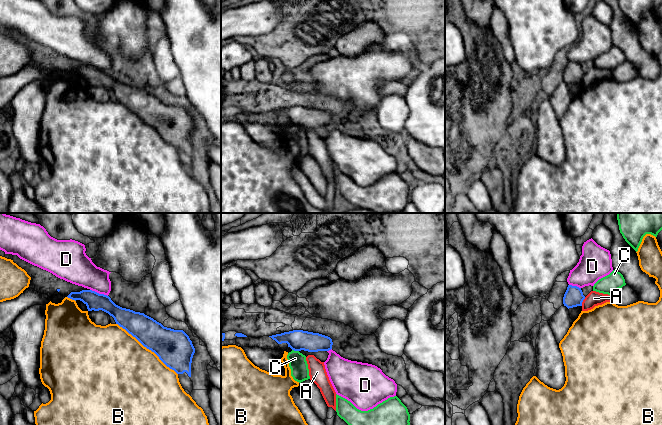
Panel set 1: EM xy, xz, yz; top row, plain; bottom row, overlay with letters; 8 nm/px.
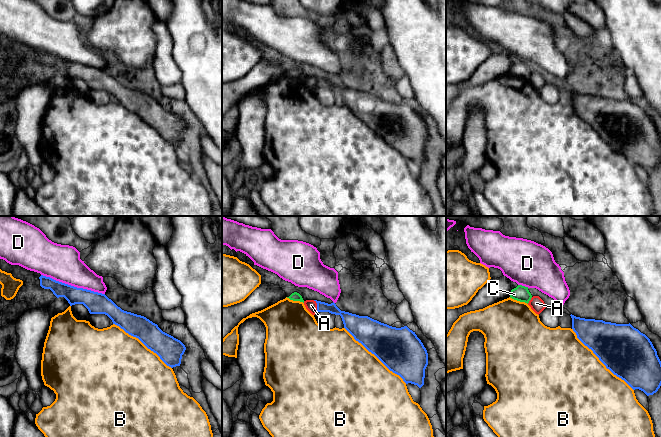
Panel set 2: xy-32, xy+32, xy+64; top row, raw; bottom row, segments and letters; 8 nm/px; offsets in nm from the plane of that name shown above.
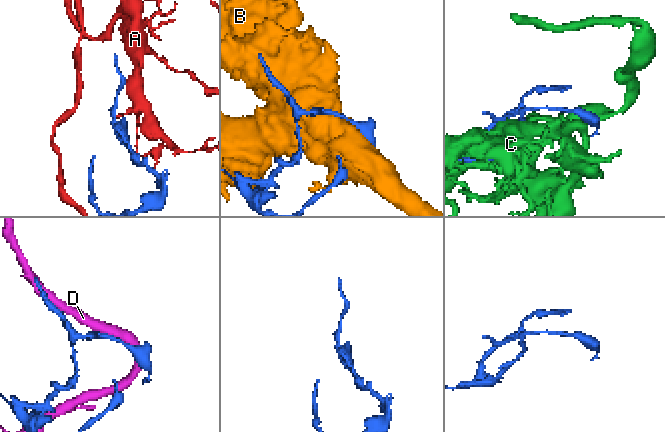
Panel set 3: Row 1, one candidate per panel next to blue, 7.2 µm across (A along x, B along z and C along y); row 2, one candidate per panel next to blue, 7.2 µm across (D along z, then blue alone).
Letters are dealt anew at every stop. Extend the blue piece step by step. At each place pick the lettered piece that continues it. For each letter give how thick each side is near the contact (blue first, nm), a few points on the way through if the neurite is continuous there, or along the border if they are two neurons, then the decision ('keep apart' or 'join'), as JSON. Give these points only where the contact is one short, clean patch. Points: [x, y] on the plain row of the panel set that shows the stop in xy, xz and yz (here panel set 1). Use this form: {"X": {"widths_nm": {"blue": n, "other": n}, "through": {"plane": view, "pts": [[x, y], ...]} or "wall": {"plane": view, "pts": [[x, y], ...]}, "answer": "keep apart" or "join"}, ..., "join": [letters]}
{"A": {"widths_nm": {"blue": 160, "other": 120}, "wall": {"plane": "yz", "pts": [[585, 73], [581, 81]]}, "answer": "keep apart"}, "B": {"widths_nm": {"blue": 300, "other": 500}, "answer": "keep apart"}, "C": {"widths_nm": {"blue": 170, "other": 140}, "answer": "keep apart"}, "D": {"widths_nm": {"blue": 140, "other": 240}, "answer": "keep apart"}, "join": []}

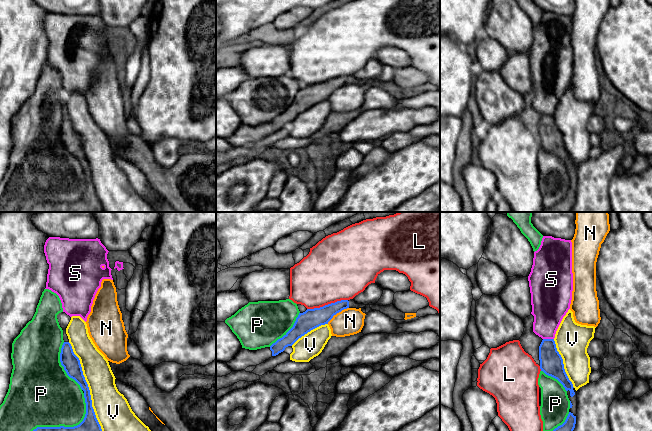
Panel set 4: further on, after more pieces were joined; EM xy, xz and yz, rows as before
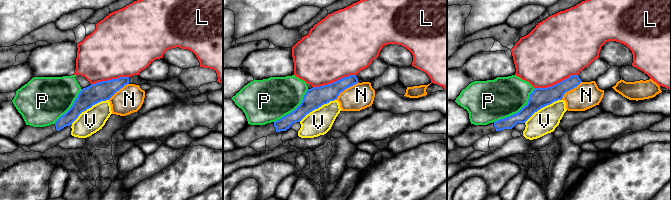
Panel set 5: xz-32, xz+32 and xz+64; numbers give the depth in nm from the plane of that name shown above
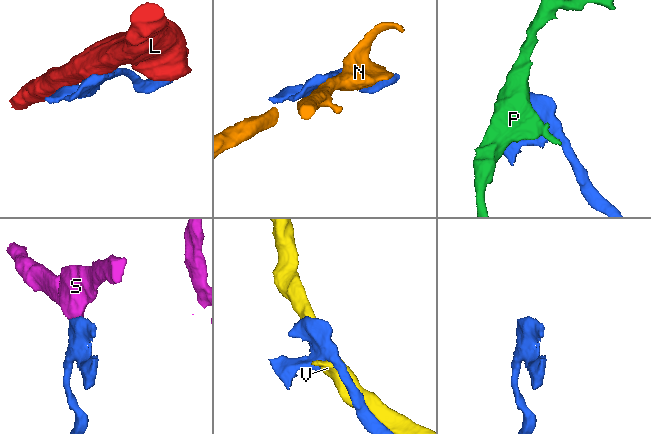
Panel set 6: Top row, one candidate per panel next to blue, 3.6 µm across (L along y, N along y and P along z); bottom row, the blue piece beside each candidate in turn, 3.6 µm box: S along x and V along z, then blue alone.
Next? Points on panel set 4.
{"L": {"widths_nm": {"blue": 160, "other": 460}, "answer": "keep apart"}, "N": {"widths_nm": {"blue": 160, "other": 220}, "answer": "keep apart"}, "P": {"widths_nm": {"blue": 240, "other": 440}, "answer": "keep apart"}, "S": {"widths_nm": {"blue": 190, "other": 280}, "wall": {"plane": "yz", "pts": [[543, 114], [553, 115]]}, "answer": "keep apart"}, "V": {"widths_nm": {"blue": 140, "other": 280}, "answer": "keep apart"}, "join": []}

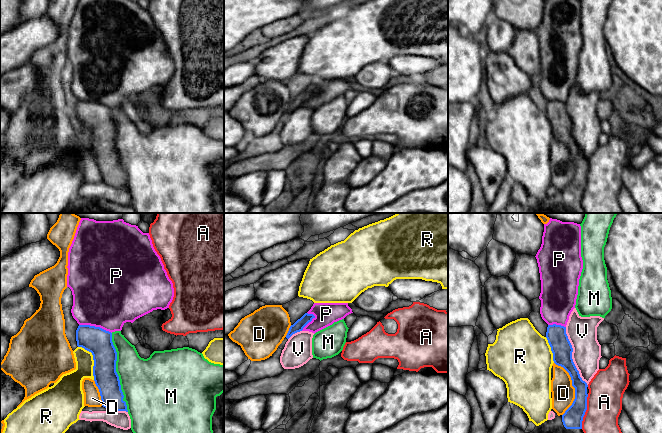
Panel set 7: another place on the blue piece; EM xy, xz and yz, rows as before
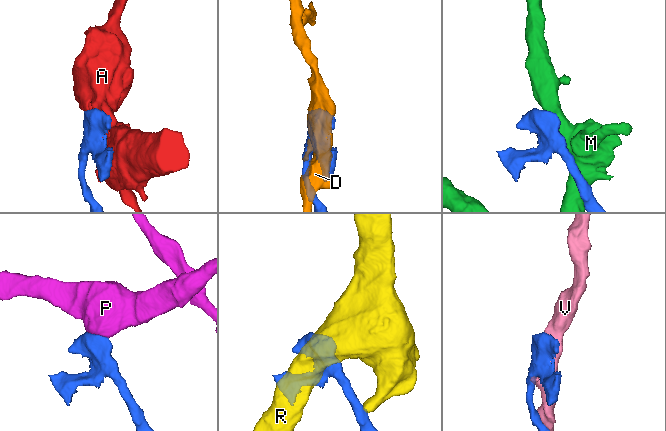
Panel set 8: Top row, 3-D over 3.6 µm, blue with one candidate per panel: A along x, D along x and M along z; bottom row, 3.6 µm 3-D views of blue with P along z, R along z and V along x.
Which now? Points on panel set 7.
{"A": {"widths_nm": {"blue": 160, "other": 280}, "answer": "keep apart"}, "D": {"widths_nm": {"blue": 160, "other": 190}, "answer": "keep apart"}, "M": {"widths_nm": {"blue": 190, "other": 400}, "answer": "keep apart"}, "P": {"widths_nm": {"blue": 220, "other": 480}, "wall": {"plane": "xy", "pts": [[79, 100], [99, 102], [111, 109]]}, "answer": "keep apart"}, "R": {"widths_nm": {"blue": 220, "other": 160}, "answer": "keep apart"}, "V": {"widths_nm": {"blue": 160, "other": 240}, "answer": "keep apart"}, "join": []}

